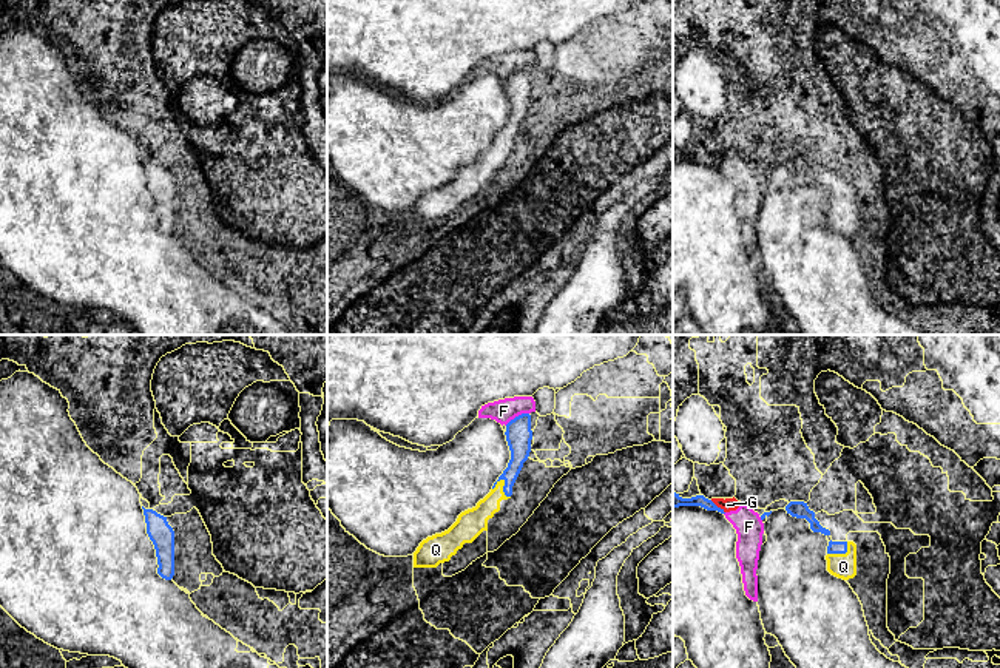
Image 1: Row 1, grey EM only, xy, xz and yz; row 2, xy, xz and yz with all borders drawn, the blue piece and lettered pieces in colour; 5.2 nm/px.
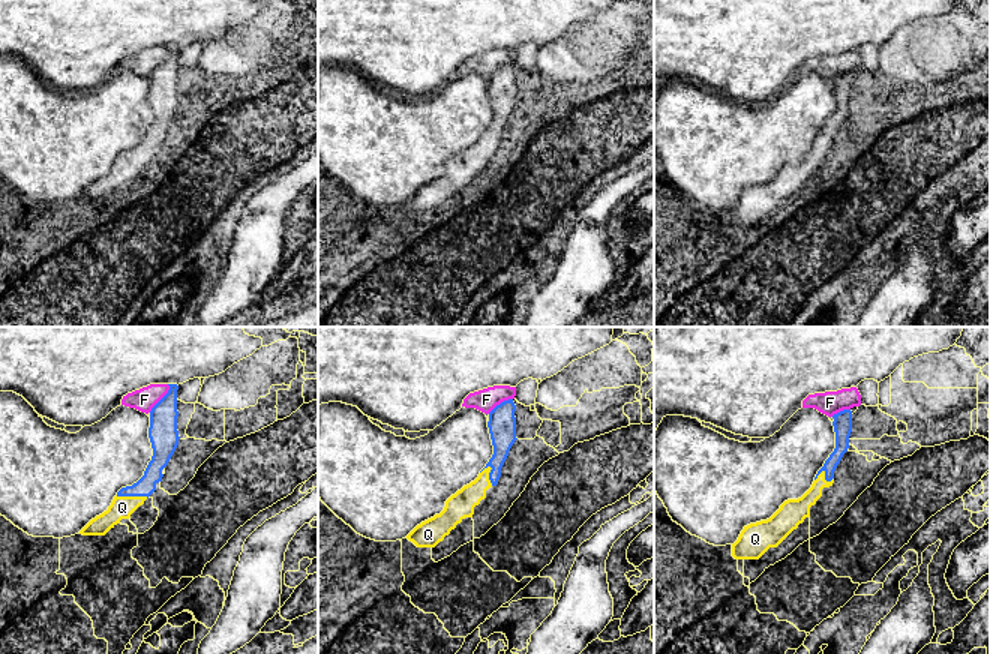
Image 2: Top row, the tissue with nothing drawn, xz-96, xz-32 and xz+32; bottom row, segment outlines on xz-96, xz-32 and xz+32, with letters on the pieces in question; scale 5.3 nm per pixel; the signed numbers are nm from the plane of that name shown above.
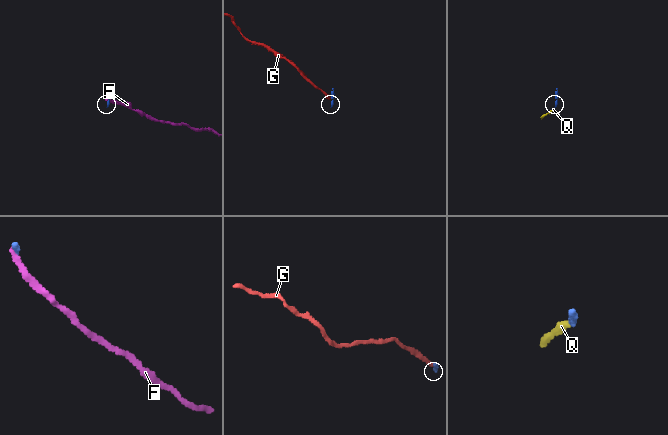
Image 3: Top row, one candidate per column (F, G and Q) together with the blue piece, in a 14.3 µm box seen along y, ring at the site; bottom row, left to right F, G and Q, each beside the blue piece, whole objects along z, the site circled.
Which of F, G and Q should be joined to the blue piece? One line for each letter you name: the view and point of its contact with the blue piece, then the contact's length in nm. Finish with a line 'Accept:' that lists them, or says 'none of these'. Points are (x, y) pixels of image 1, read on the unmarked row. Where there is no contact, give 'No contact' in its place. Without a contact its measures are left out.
Q: Touches blue at xz (503, 142). Shared border 120 nm
Accept: Q

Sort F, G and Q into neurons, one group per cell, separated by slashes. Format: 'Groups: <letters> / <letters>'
Groups: F G / Q

